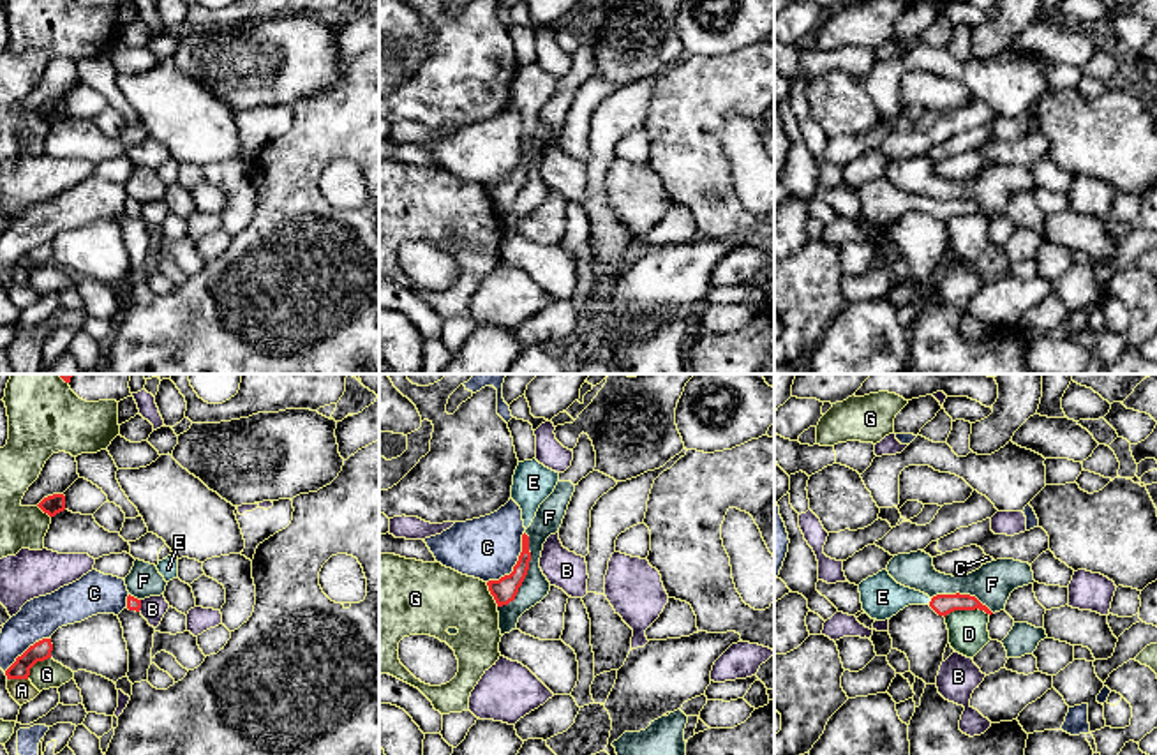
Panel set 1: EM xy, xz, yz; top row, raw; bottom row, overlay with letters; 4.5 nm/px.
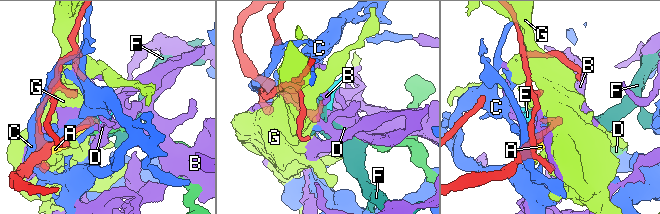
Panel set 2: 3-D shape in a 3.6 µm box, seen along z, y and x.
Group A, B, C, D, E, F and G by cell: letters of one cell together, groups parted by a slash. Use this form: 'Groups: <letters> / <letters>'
Groups: A / B / C / D / E / F / G

